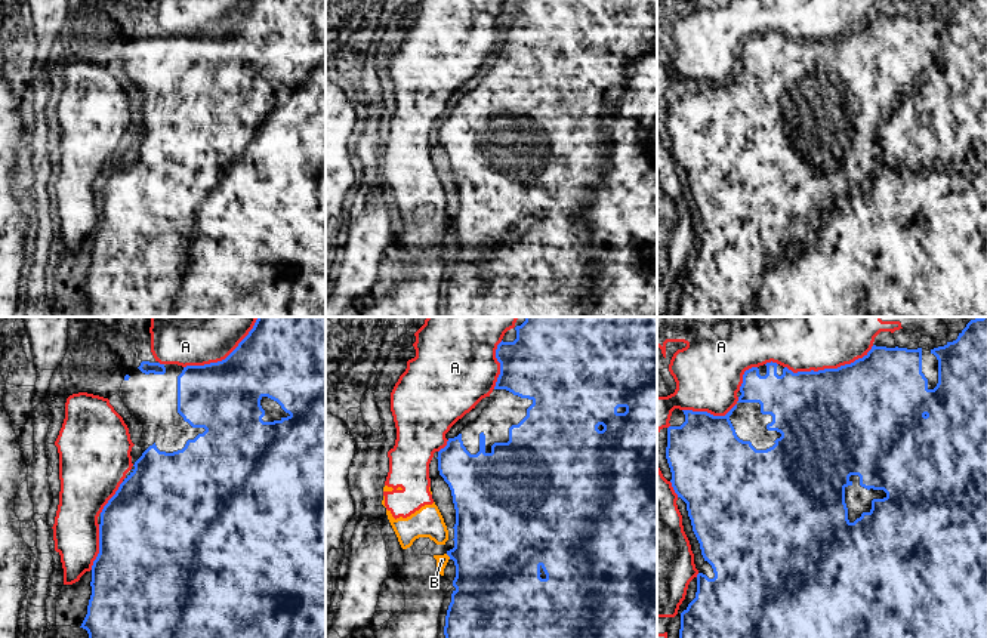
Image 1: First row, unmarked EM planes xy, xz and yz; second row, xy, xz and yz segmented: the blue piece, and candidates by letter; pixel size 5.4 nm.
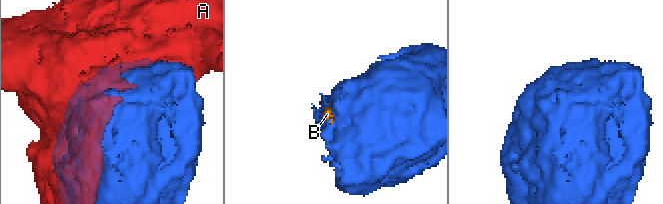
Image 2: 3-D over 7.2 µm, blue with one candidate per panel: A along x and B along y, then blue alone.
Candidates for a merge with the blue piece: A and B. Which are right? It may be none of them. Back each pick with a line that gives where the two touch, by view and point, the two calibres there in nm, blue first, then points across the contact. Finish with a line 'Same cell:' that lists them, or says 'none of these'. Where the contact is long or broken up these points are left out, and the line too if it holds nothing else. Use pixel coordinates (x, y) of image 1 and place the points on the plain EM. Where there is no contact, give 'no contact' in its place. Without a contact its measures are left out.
Same cell: none of these

